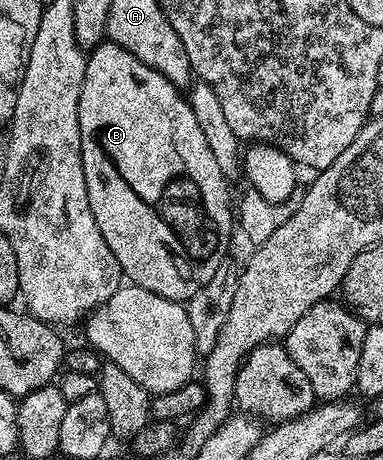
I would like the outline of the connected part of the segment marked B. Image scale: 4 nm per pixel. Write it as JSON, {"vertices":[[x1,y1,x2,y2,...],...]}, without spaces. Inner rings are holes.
{"vertices":[[109,39,99,43,89,50,84,71,84,87,80,91,78,104,78,118,80,119,80,151,84,163,84,179,88,187,88,203,92,207,92,215,96,219,96,227,100,227,100,235,104,235,104,243,112,255,116,255,116,263,120,263,123,278,129,284,144,287,144,291,152,291,164,299,189,301,212,275,216,275,216,267,220,267,227,260,226,252,230,249,230,236,236,233,236,213,230,210,230,193,226,190,228,178,220,171,220,163,212,156,212,150,204,140,204,134,196,124,196,115,192,115,192,107,179,86,173,85,160,71,152,71,148,63,140,63,136,55,132,55,124,47]]}

